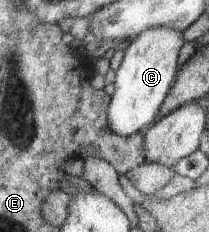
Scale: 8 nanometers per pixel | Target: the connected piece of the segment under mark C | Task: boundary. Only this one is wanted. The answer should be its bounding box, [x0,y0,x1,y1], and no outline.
[107,26,185,137]

